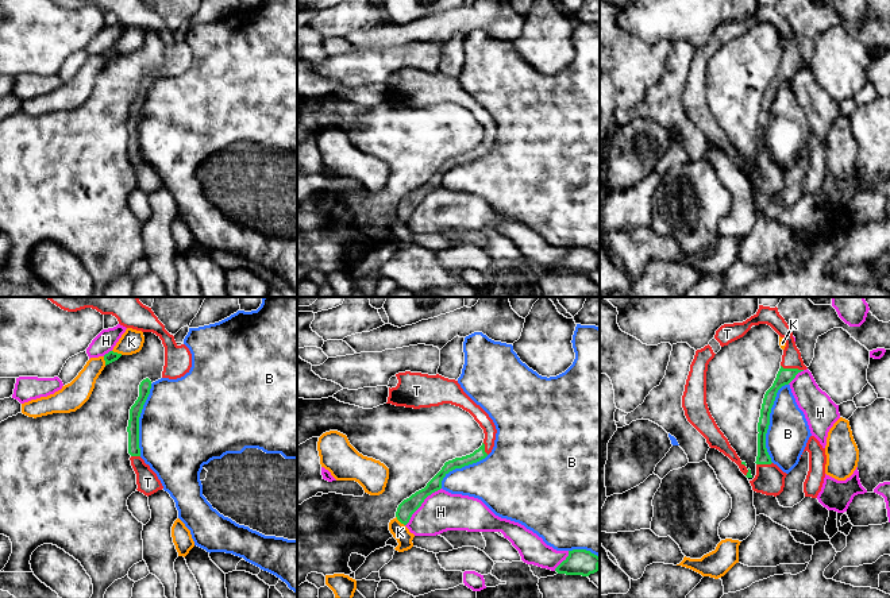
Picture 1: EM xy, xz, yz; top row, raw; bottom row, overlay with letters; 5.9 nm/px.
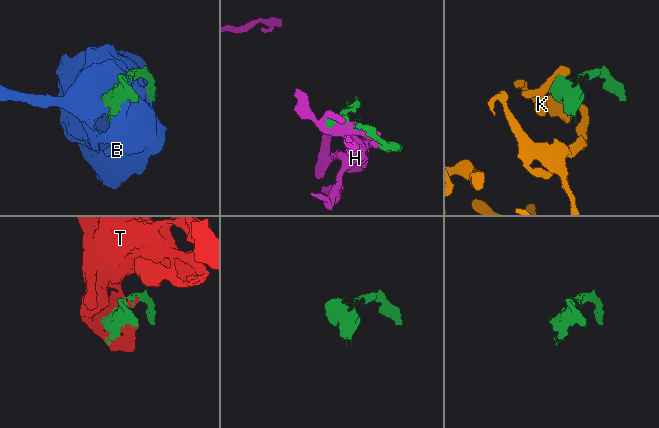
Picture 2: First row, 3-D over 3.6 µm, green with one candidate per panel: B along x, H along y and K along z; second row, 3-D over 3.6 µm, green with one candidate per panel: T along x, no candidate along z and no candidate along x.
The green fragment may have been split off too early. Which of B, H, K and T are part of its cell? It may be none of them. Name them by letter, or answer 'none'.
T

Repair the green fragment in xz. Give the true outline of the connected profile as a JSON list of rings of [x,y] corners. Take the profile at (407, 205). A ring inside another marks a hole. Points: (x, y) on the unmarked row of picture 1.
[[[411,69],[398,70],[396,74],[398,81],[396,85],[389,85],[386,101],[413,107],[451,101],[469,109],[485,131],[483,140],[478,147],[470,153],[446,159],[424,186],[416,189],[398,202],[396,215],[401,221],[407,223],[424,197],[442,186],[442,178],[450,169],[477,161],[492,150],[497,127],[489,112],[463,89],[458,78],[439,72],[428,73]]]

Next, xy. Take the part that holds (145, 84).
[[[149,76],[143,77],[139,82],[139,94],[130,107],[130,117],[127,124],[128,151],[131,153],[130,155],[131,163],[136,171],[136,182],[138,182],[136,188],[147,194],[163,186],[157,171],[140,155],[140,146],[139,146],[139,115],[143,103],[150,92],[150,86],[151,86],[151,78]]]

